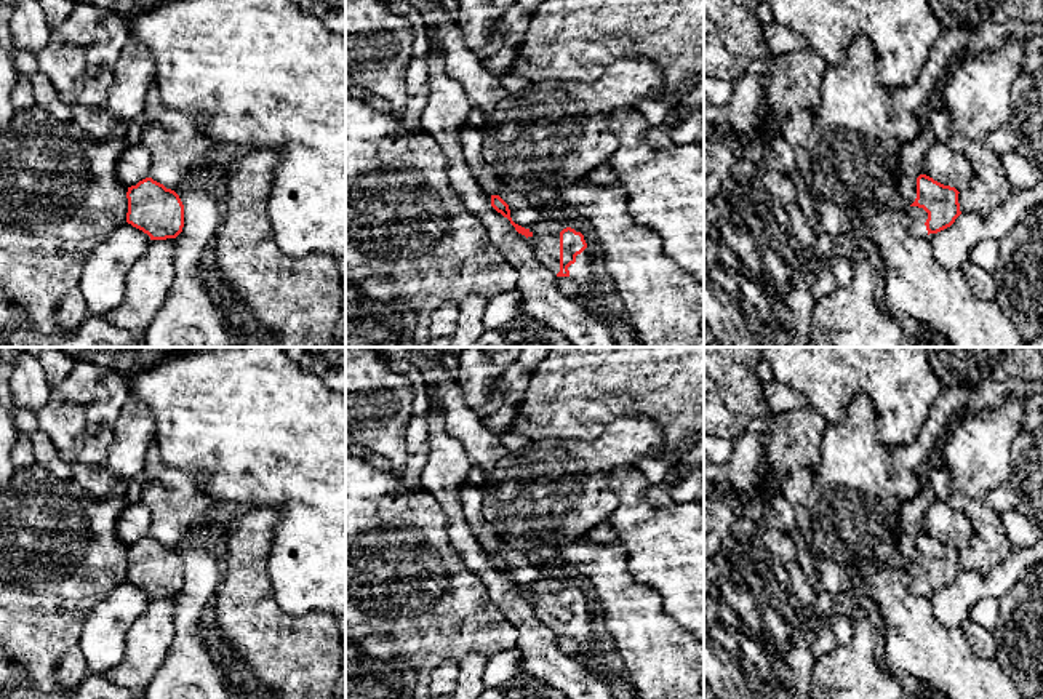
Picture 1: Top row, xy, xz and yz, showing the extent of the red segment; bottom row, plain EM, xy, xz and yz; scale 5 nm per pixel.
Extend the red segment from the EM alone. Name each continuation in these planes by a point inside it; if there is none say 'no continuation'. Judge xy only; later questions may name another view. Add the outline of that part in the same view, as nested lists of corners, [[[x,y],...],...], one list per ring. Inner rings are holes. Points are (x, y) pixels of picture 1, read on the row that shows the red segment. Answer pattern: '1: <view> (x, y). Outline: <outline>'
no continuation

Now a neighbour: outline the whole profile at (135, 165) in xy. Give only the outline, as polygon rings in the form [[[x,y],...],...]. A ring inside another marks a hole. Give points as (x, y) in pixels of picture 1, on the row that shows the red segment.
[[[138,142],[126,149],[117,165],[117,176],[126,187],[136,186],[139,181],[150,178],[152,155],[150,150]]]

